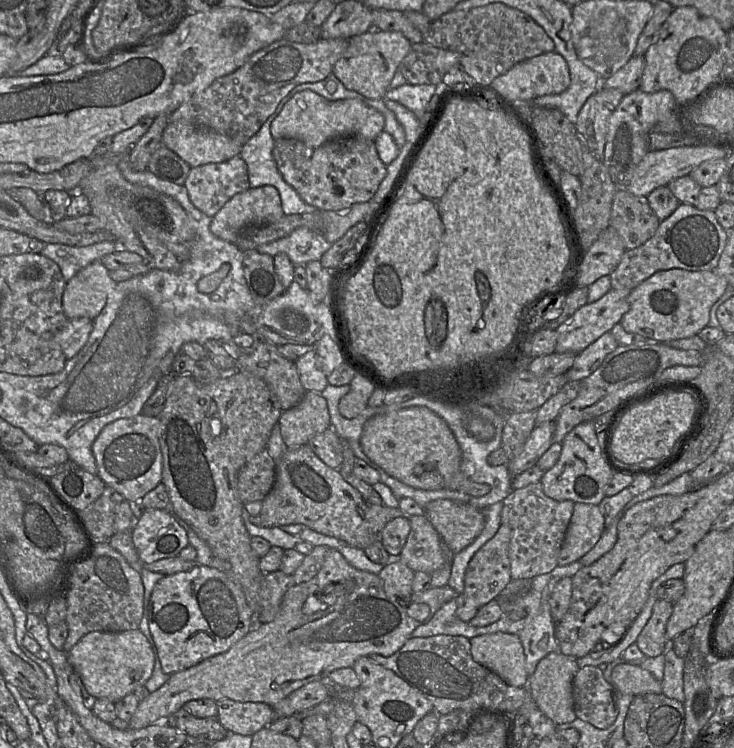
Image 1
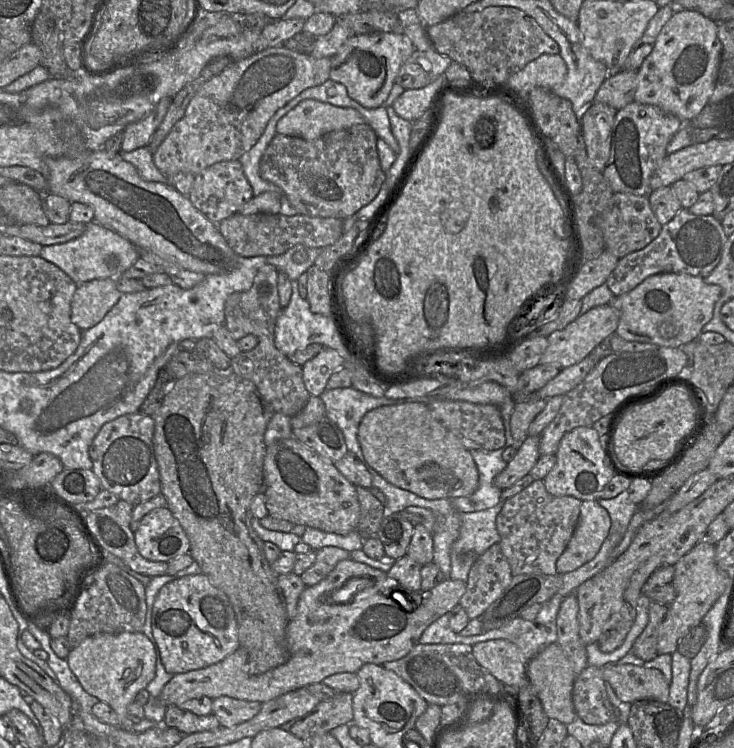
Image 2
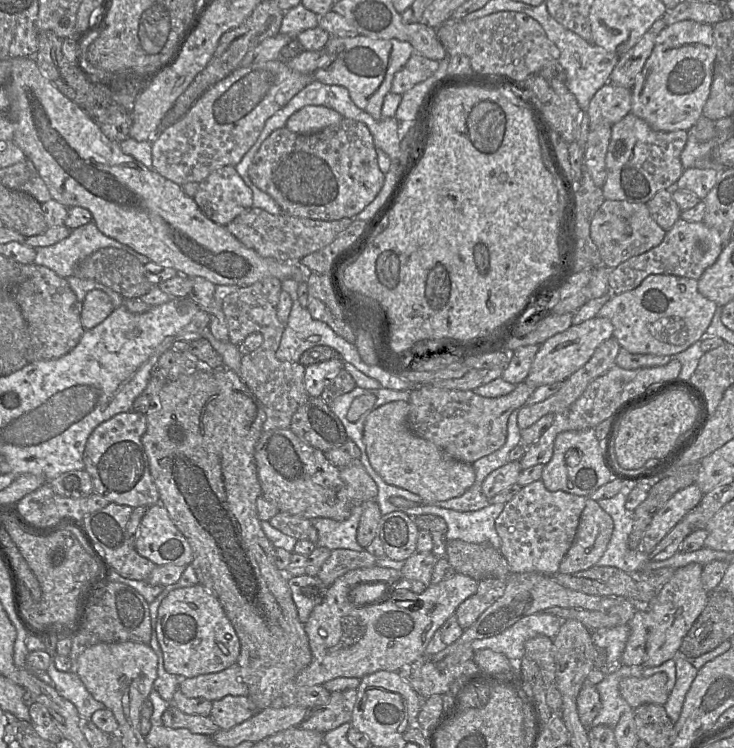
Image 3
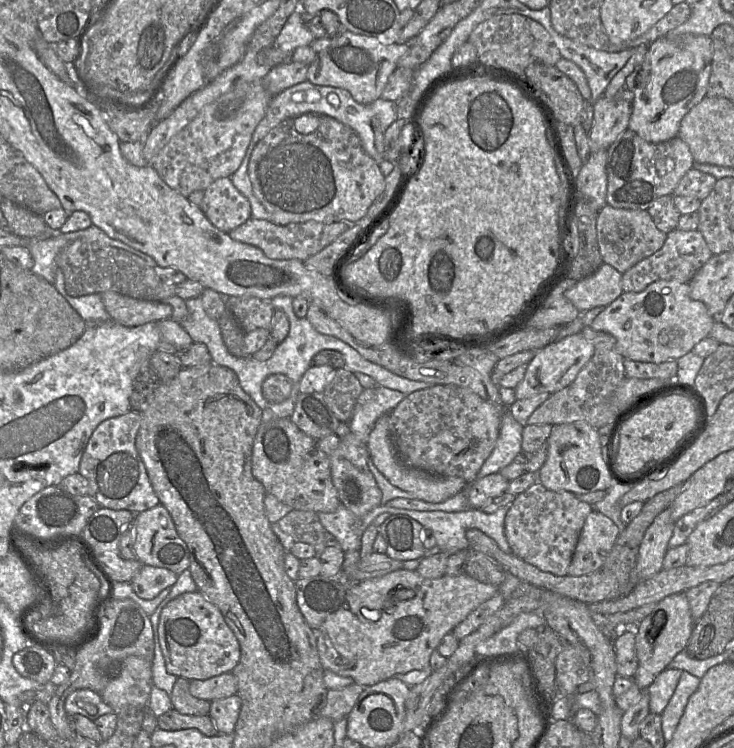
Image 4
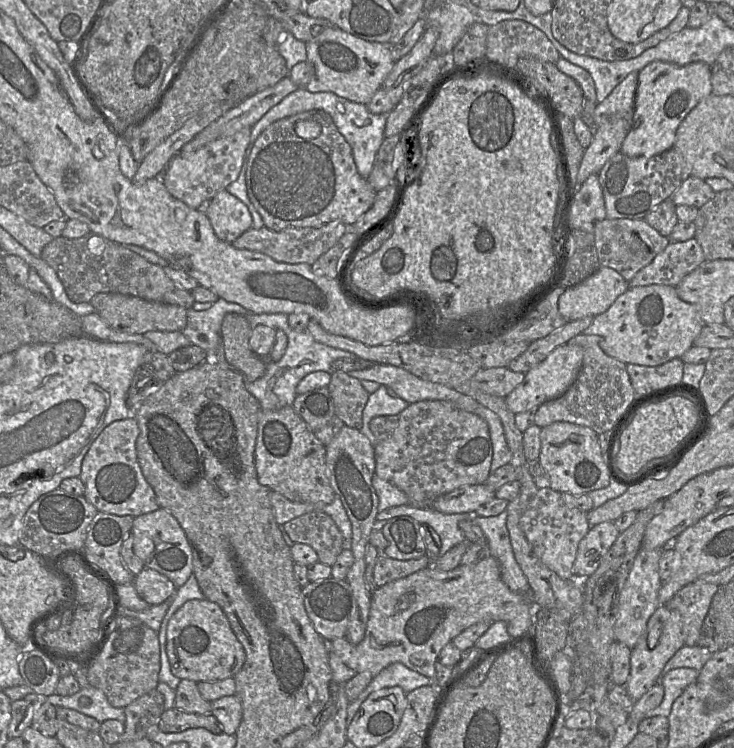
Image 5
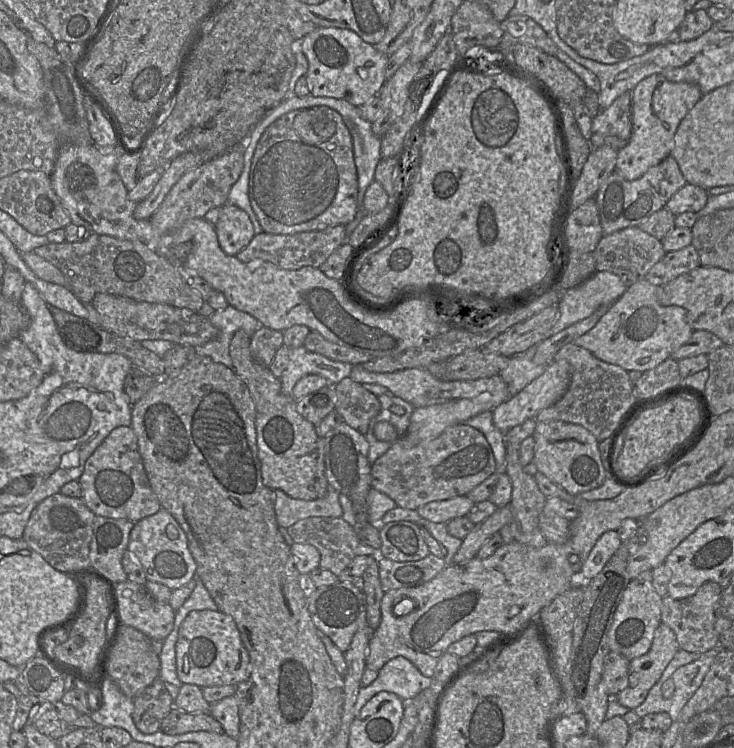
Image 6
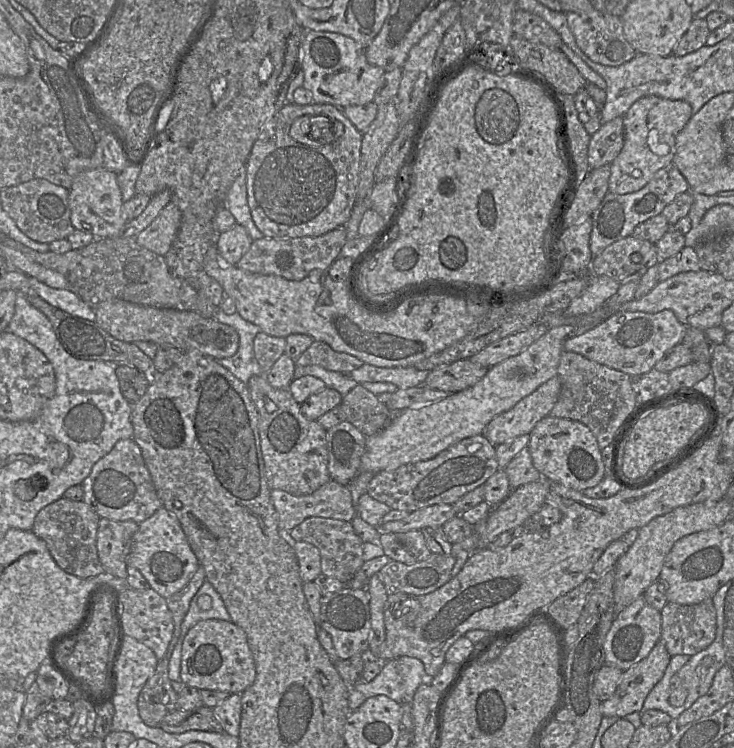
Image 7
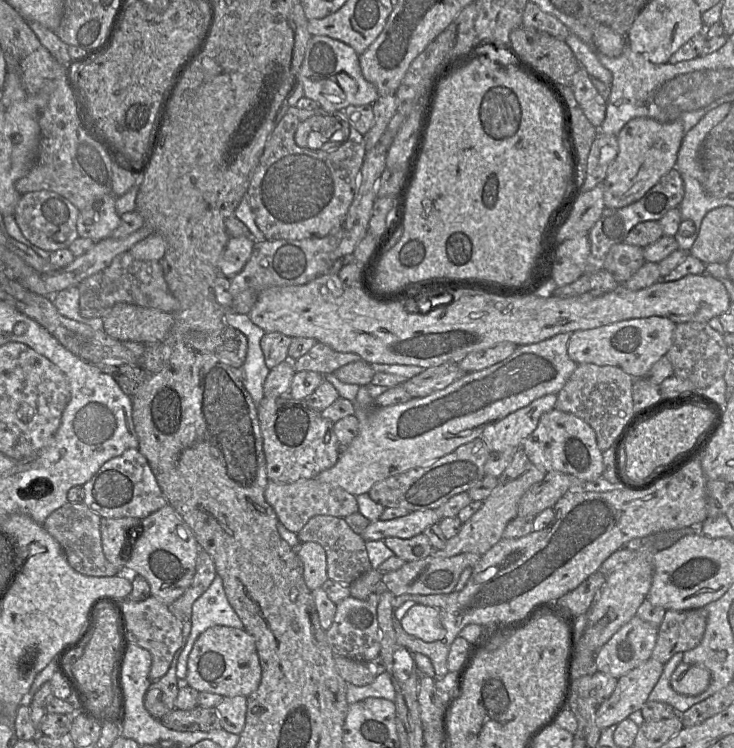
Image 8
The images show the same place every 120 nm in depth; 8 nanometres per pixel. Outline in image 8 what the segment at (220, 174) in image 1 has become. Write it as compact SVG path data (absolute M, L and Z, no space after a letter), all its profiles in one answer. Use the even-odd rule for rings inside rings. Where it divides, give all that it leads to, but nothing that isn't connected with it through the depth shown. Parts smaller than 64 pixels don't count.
M230 237L218 262L218 273L232 278L242 271L247 264L254 247L254 240L249 237Z

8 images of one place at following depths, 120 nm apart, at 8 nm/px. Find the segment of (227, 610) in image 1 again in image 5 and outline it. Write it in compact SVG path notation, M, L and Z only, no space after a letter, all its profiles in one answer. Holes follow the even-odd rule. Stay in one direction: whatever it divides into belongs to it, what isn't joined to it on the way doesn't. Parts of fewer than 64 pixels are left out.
M208 599L185 602L167 626L166 651L174 676L195 682L234 678L245 663L245 651L221 607Z

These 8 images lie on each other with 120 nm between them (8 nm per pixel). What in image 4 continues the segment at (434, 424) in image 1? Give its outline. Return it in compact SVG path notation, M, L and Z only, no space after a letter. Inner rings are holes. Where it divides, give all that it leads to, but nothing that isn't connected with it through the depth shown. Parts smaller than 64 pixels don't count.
M384 413L375 422L367 441L367 448L371 461L379 472L395 487L415 495L430 503L439 503L461 492L468 484L460 477L440 476L404 464L398 457L391 440L389 430L390 413Z

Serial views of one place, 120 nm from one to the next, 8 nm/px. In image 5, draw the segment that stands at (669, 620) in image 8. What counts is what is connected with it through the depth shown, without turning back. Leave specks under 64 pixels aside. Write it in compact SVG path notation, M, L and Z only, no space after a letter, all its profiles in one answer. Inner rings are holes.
M695 581L683 587L664 604L680 613L683 639L686 646L699 644L704 619L718 589L717 584Z

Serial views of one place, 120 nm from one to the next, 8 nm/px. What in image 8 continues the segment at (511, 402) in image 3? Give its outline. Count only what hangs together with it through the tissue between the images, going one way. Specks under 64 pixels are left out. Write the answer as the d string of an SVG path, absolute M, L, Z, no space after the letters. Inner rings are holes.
M478 437L429 465L413 468L375 483L367 494L385 508L406 509L409 512L437 509L451 497L467 492L486 476L484 465L490 453L483 439Z

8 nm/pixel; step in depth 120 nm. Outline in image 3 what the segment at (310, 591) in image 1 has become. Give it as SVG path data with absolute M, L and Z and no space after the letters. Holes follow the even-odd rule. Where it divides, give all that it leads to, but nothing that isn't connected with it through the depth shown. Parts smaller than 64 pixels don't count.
M375 566L351 570L338 577L328 587L324 601L314 608L309 620L304 624L312 652L312 661L297 676L299 685L323 685L339 677L362 679L377 671L397 672L404 665L422 659L435 632L455 614L458 606L474 595L478 589L478 581L456 573L448 580L430 584L420 594L412 591L394 593L392 601L385 601L384 597L389 590L402 578L398 570ZM237 663L217 673L181 679L178 689L189 698L205 698L211 702L226 696L248 696Z

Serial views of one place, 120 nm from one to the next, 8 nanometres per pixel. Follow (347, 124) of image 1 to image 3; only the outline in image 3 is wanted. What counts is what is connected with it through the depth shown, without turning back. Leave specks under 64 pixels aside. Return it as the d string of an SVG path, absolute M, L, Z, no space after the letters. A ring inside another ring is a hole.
M305 106L292 114L285 127L298 134L311 134L338 124L343 119L337 111L325 106Z

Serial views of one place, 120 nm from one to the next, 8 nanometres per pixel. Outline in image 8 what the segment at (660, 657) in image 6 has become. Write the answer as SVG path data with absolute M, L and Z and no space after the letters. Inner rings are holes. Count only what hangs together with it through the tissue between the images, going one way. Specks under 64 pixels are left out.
M650 658L624 676L620 677L610 698L602 703L597 709L597 726L603 730L612 725L618 725L623 720L629 718L632 713L641 710L660 679L664 671L664 666L665 665L661 662Z

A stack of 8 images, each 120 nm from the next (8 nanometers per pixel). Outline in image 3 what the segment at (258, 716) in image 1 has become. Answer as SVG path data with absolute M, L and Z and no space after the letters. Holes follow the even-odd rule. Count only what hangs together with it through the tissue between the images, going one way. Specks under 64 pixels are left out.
M226 696L212 702L210 717L220 730L230 730L255 713L256 708L247 696Z

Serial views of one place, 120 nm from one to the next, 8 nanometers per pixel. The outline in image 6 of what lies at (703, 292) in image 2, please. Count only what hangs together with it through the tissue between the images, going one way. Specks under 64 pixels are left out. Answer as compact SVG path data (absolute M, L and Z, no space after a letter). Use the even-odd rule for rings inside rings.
M645 279L632 284L610 305L591 330L573 342L598 359L620 366L626 371L655 368L686 343L694 331L687 322L687 311L681 306L661 305L656 297L656 289L657 286Z

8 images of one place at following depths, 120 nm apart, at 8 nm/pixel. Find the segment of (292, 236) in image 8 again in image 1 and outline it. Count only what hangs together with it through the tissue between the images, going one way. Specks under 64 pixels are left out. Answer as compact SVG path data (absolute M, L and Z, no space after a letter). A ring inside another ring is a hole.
M341 137L316 148L308 147L297 139L279 138L274 140L272 155L285 182L304 202L322 211L341 211L356 203L370 201L387 175L387 165L381 161L375 142L362 137Z

